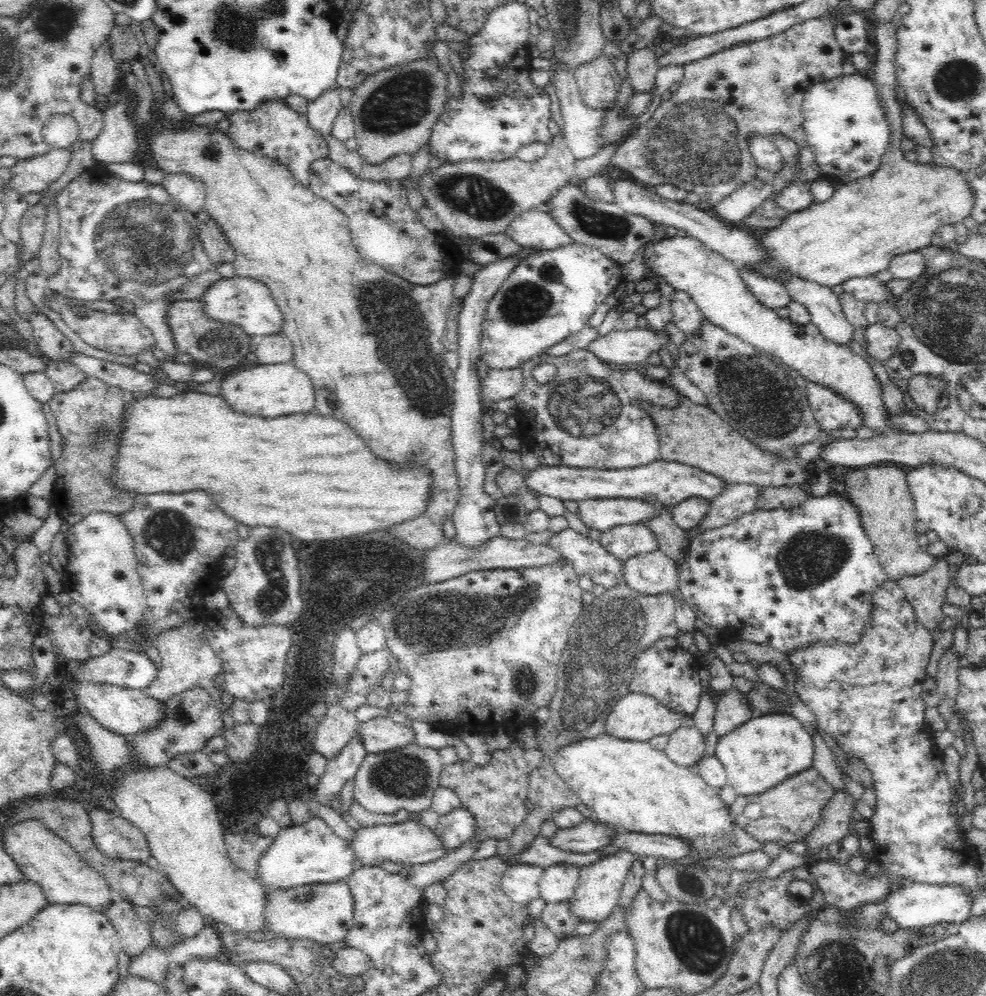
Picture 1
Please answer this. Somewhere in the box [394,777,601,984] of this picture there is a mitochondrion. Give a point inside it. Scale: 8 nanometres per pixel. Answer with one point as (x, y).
(586, 957)

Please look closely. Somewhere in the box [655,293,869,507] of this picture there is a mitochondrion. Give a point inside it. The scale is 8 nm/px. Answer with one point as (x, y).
(758, 396)

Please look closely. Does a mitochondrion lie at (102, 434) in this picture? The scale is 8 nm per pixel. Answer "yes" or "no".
yes

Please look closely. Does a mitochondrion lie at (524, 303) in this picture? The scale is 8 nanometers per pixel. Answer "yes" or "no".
yes

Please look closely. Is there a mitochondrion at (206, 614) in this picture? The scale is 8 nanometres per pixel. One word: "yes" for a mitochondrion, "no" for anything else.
no

